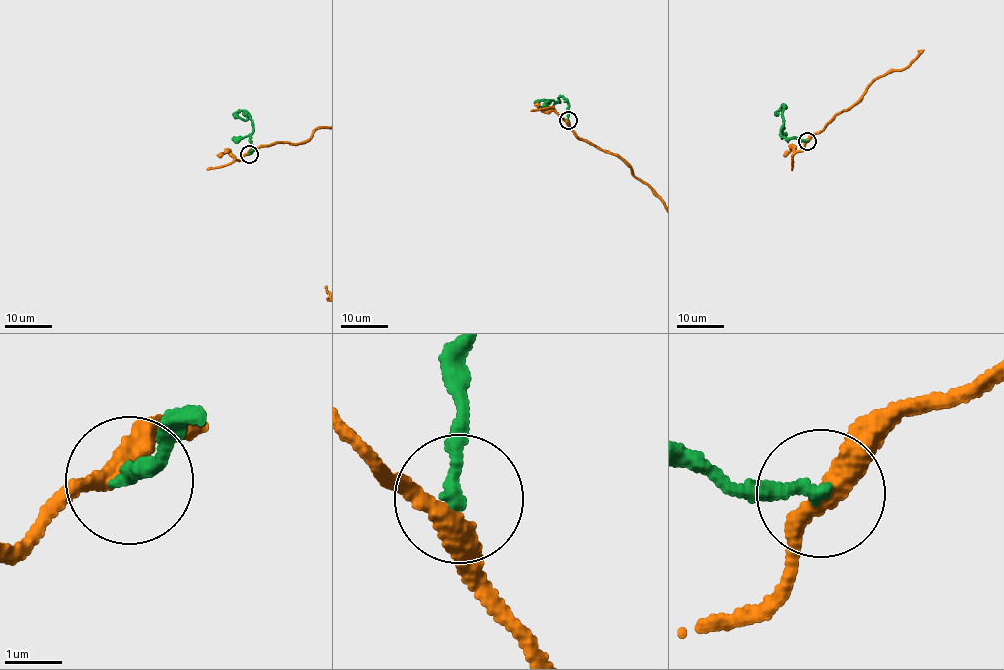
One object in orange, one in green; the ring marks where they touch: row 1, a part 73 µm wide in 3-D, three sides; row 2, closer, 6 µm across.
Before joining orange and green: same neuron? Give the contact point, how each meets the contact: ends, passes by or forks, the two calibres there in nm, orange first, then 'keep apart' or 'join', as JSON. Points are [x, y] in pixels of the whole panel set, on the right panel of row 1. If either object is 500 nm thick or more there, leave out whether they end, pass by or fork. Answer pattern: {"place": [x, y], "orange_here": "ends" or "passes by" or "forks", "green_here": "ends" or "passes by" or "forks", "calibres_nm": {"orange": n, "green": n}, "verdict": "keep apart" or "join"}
{"place": [807, 141], "orange_here": "passes by", "green_here": "ends", "calibres_nm": {"orange": 380, "green": 240}, "verdict": "join"}

